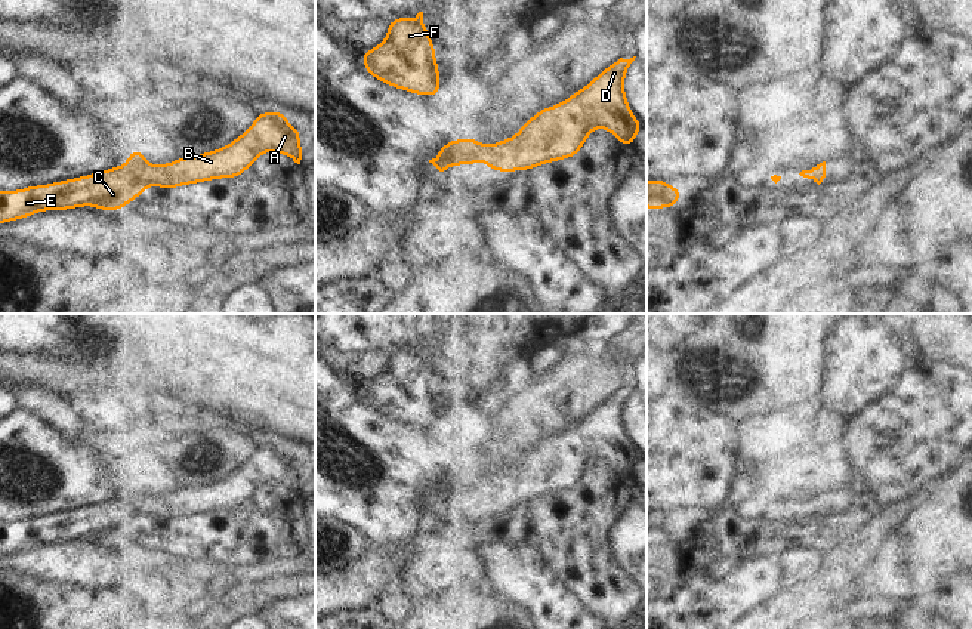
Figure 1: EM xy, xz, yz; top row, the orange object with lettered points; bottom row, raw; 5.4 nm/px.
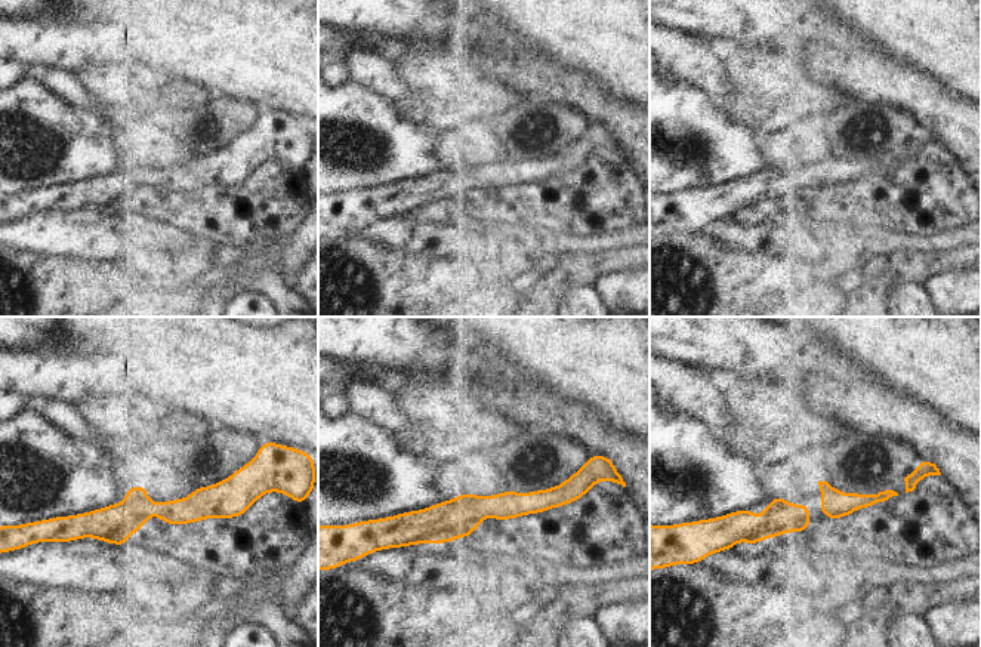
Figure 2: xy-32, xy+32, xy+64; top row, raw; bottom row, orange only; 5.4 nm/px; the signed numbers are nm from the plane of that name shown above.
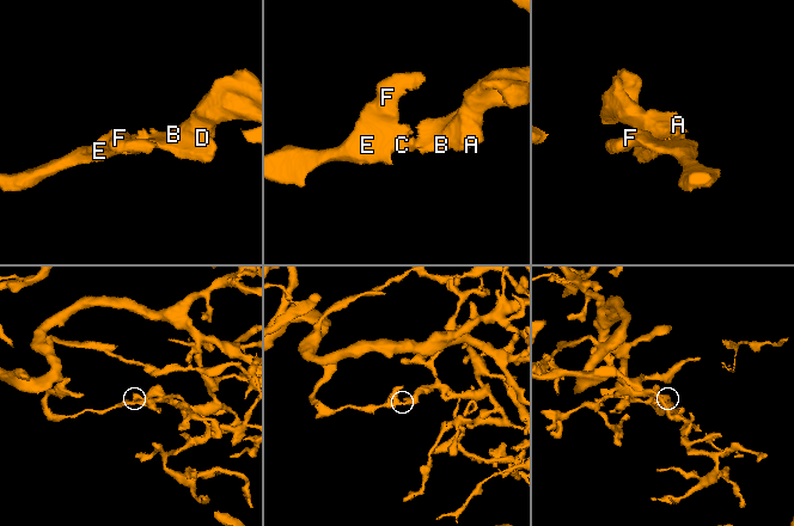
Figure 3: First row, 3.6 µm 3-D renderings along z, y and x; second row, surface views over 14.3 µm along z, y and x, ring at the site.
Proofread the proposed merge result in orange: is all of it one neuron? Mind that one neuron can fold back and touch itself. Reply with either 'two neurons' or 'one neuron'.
one neuron

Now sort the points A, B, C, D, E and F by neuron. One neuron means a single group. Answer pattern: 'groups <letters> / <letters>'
groups A B C D E F

